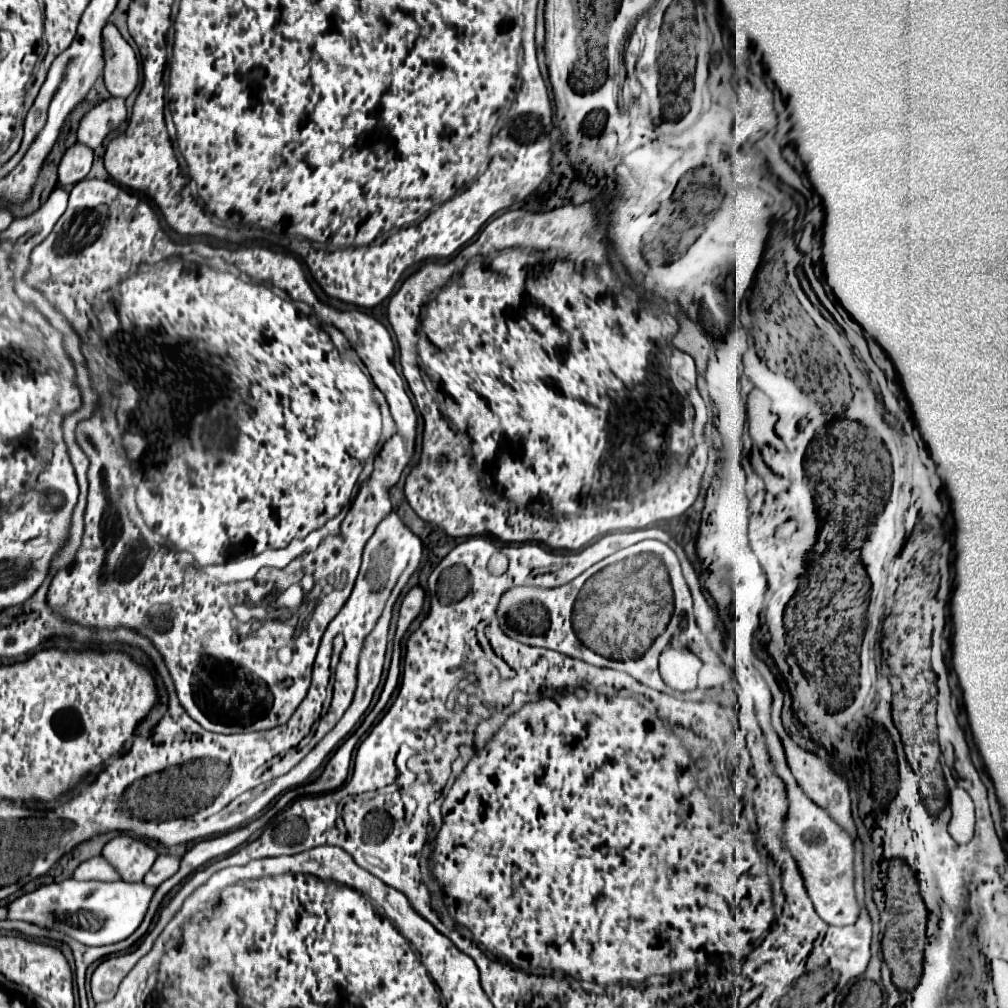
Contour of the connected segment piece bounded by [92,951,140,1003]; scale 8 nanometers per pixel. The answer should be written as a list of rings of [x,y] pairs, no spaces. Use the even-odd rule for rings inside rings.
[[[136,951],[104,959],[96,967],[96,971],[92,973],[92,997],[94,997],[94,1001],[96,1003],[110,1001],[116,995],[122,979],[128,975],[128,971],[136,965],[138,959],[140,959],[140,955],[136,955]]]

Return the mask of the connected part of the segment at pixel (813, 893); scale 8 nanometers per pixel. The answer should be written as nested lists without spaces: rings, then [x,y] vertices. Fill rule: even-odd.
[[[752,665],[750,669],[746,669],[746,673],[738,673],[738,681],[756,699],[758,721],[766,735],[770,761],[772,761],[776,773],[786,781],[786,789],[788,789],[788,797],[790,797],[790,811],[788,811],[786,827],[784,827],[784,843],[792,851],[792,855],[800,867],[800,873],[804,877],[804,883],[806,883],[808,895],[814,903],[814,909],[828,925],[836,925],[836,927],[854,925],[858,919],[858,913],[860,913],[860,905],[858,905],[856,893],[854,893],[854,877],[856,877],[856,873],[854,873],[854,839],[848,835],[848,831],[844,827],[840,827],[828,815],[826,809],[822,809],[812,799],[808,799],[806,793],[796,785],[796,779],[790,773],[790,767],[786,763],[784,745],[770,721],[772,693],[770,693],[768,683],[760,675],[760,671]]]

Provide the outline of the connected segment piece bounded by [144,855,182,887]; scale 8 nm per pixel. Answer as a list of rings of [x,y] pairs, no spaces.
[[[160,855],[156,859],[156,863],[152,865],[152,869],[146,873],[144,883],[158,887],[162,881],[166,881],[168,877],[172,877],[178,871],[180,861],[182,861],[182,857],[178,857],[178,855]]]

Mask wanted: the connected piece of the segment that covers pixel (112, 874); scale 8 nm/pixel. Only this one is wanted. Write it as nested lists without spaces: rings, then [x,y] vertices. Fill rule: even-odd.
[[[100,855],[100,857],[92,857],[90,861],[84,861],[76,871],[74,871],[74,879],[78,881],[90,881],[90,879],[98,879],[98,881],[118,881],[118,871]]]

